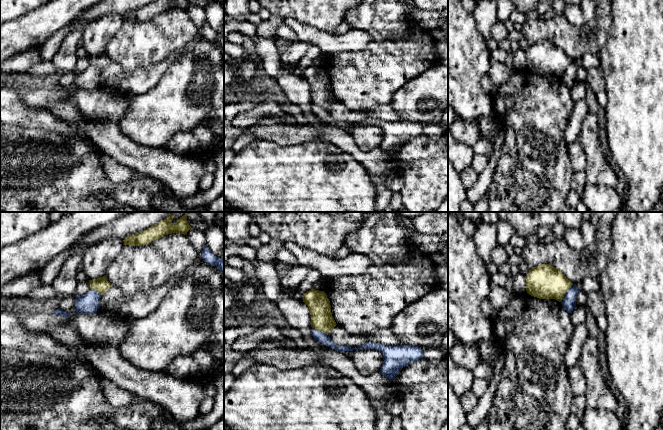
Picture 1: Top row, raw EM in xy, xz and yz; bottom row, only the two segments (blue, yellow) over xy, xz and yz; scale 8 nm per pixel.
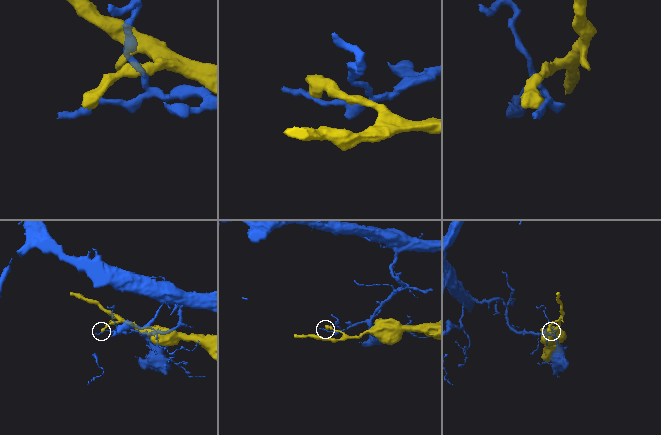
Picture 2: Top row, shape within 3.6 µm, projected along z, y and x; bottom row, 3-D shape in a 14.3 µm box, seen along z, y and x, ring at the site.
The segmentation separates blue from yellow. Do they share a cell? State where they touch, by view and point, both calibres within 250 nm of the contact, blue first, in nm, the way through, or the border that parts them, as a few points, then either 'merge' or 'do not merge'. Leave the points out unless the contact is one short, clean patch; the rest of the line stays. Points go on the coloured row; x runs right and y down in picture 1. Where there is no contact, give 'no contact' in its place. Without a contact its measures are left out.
contact yz (566, 293); calibres 110 and 280 nm; do not merge

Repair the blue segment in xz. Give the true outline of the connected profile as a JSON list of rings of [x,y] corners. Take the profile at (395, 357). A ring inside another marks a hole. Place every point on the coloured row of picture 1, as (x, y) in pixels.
[[[367,342],[356,349],[379,350],[384,356],[380,372],[389,380],[394,379],[403,367],[423,358],[423,349],[415,345],[385,346],[380,343]]]

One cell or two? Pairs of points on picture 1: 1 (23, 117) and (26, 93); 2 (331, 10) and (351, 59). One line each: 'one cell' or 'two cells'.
1: two cells
2: two cells

